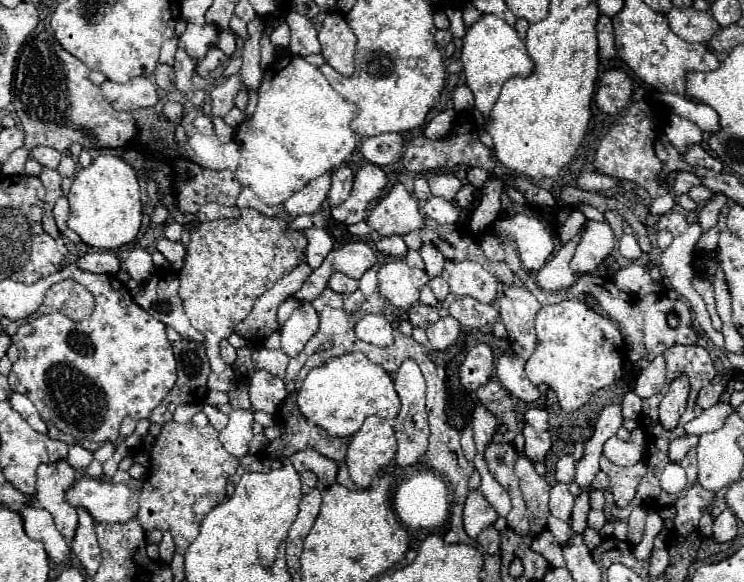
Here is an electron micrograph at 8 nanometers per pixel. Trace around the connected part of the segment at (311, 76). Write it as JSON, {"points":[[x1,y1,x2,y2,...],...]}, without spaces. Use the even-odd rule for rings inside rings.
{"points":[[282,56,274,60,262,78,258,90,256,112,234,128,234,140,242,150,242,162,236,168,238,182,246,188,250,186,264,204,284,204,296,190,304,188,310,180,318,178,326,170,339,168,347,158,351,158,356,146,356,134,350,128,350,120,356,118,356,104,346,102,320,74,318,66,308,64,300,56]]}

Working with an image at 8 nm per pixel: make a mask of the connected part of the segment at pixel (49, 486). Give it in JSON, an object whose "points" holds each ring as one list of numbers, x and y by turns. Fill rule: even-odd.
{"points":[[66,462,40,464,36,472,36,500,54,518,58,532,70,542,78,524,76,508,68,504,66,492,74,486,74,470]]}

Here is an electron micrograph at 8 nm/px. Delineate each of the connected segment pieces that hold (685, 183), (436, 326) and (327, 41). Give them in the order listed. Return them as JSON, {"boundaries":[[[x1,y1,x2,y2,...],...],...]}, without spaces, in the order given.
{"boundaries":[[[680,172,676,176,676,180,674,180,674,190,676,190,676,194,684,194,684,192,688,192,692,188,692,184,694,186,700,186,698,176,694,176,690,172]],[[444,316,438,322,430,324,430,328,426,328,426,334,434,350,444,350,456,342,460,334,460,324,452,316]],[[330,12,324,18,320,32,318,32,318,40,322,44,322,56,326,64,330,64,342,76,352,76,356,36,348,28,340,12]]]}

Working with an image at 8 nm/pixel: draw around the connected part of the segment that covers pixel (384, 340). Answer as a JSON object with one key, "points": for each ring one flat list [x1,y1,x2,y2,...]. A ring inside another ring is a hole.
{"points":[[366,314,356,324,356,336,372,346,390,346,392,344,392,326,384,314]]}

